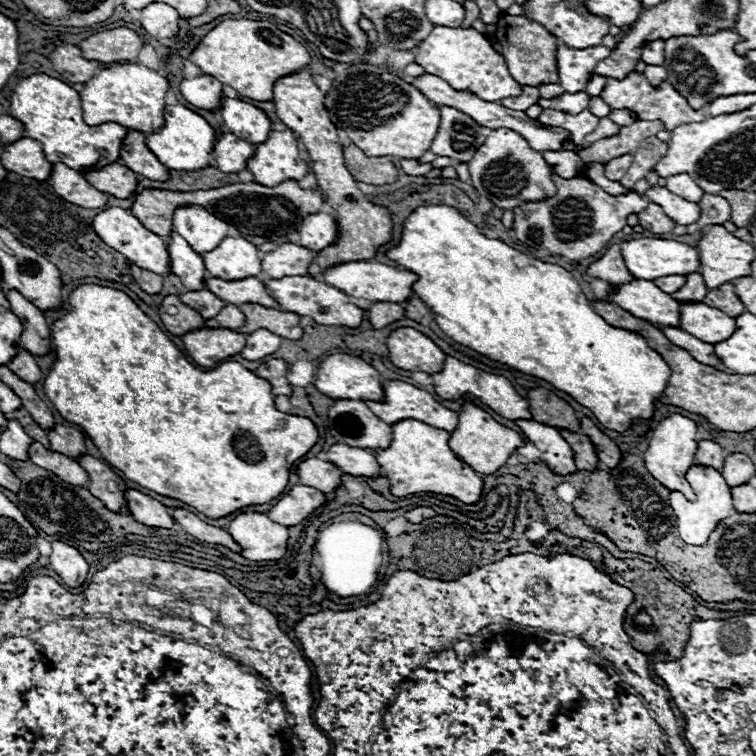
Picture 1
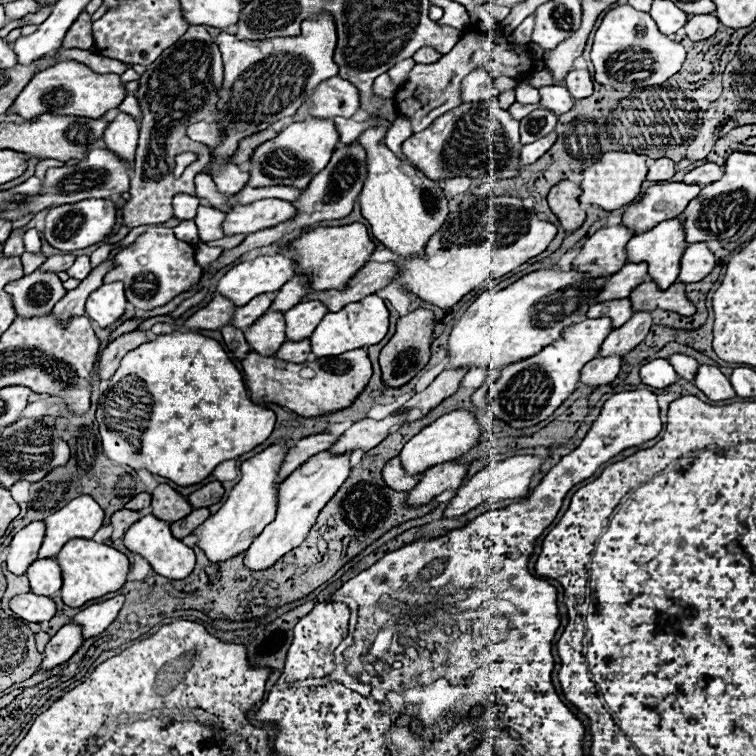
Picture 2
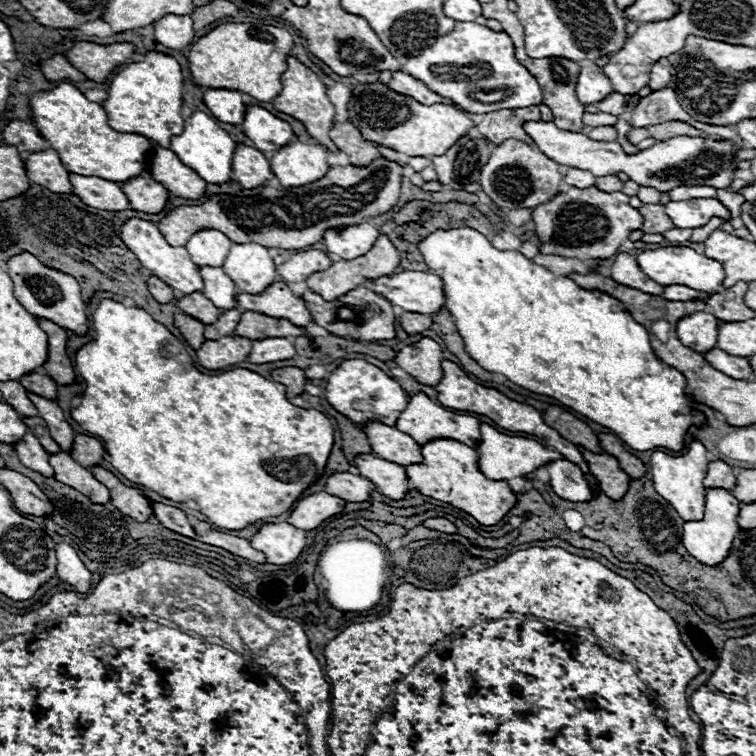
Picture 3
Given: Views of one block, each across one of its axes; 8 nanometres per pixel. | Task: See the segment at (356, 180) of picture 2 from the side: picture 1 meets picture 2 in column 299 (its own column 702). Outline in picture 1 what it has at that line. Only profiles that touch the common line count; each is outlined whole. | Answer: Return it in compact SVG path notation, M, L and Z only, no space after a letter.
M704 194L702 200L702 216L698 222L688 226L688 232L700 232L708 224L724 224L730 220L730 204L718 194Z

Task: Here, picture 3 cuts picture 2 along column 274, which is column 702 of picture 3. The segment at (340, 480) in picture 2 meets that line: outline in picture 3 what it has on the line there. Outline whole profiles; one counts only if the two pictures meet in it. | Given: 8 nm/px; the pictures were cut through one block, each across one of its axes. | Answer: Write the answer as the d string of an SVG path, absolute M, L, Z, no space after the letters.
M706 488L706 504L704 504L704 518L702 520L692 520L692 522L684 522L684 534L682 534L682 542L686 546L686 550L702 564L720 564L726 556L728 550L732 546L732 540L738 532L738 524L736 524L736 516L738 516L738 506L740 502L732 496L732 492L724 490L724 488Z

